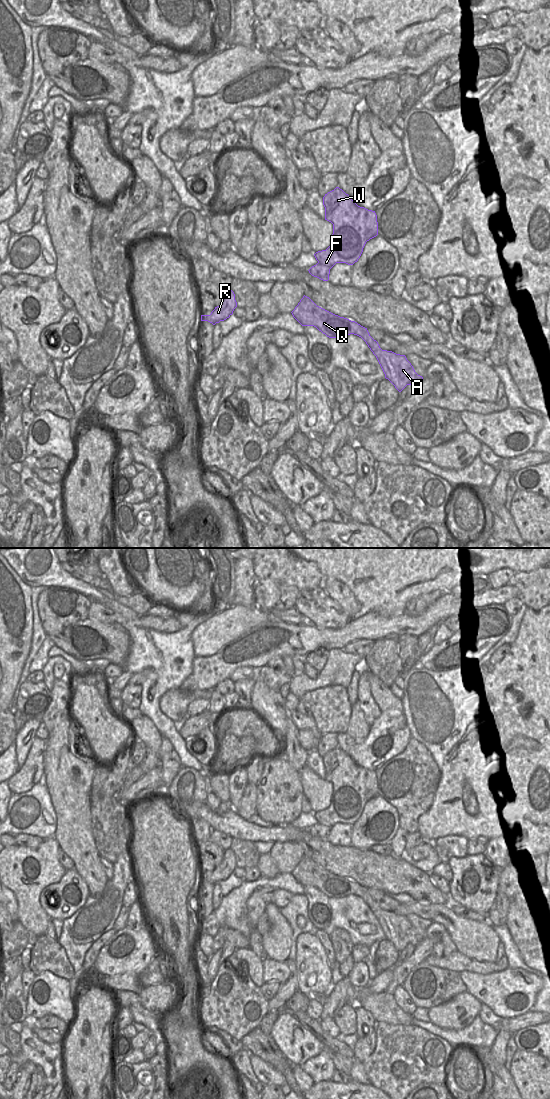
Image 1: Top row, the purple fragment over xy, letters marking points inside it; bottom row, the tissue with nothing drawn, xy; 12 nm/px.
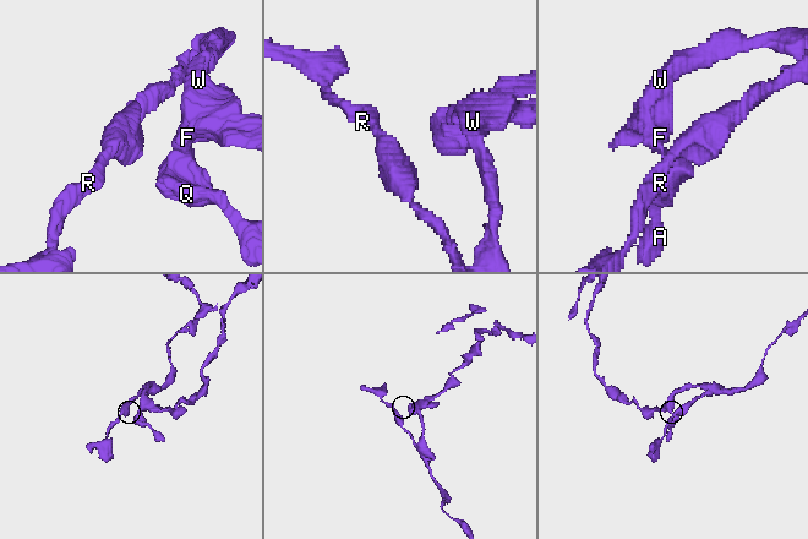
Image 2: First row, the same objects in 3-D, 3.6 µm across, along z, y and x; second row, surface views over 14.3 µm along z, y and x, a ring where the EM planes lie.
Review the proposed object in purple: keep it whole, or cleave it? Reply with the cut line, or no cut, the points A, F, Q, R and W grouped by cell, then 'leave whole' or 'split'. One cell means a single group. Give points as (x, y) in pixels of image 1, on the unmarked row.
no cut | A F Q R W | leave whole

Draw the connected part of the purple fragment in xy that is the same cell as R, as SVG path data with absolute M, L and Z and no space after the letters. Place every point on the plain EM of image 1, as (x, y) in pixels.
M229 848L225 850L221 864L211 872L210 875L201 875L201 881L208 881L215 885L229 878L237 867L234 852Z

